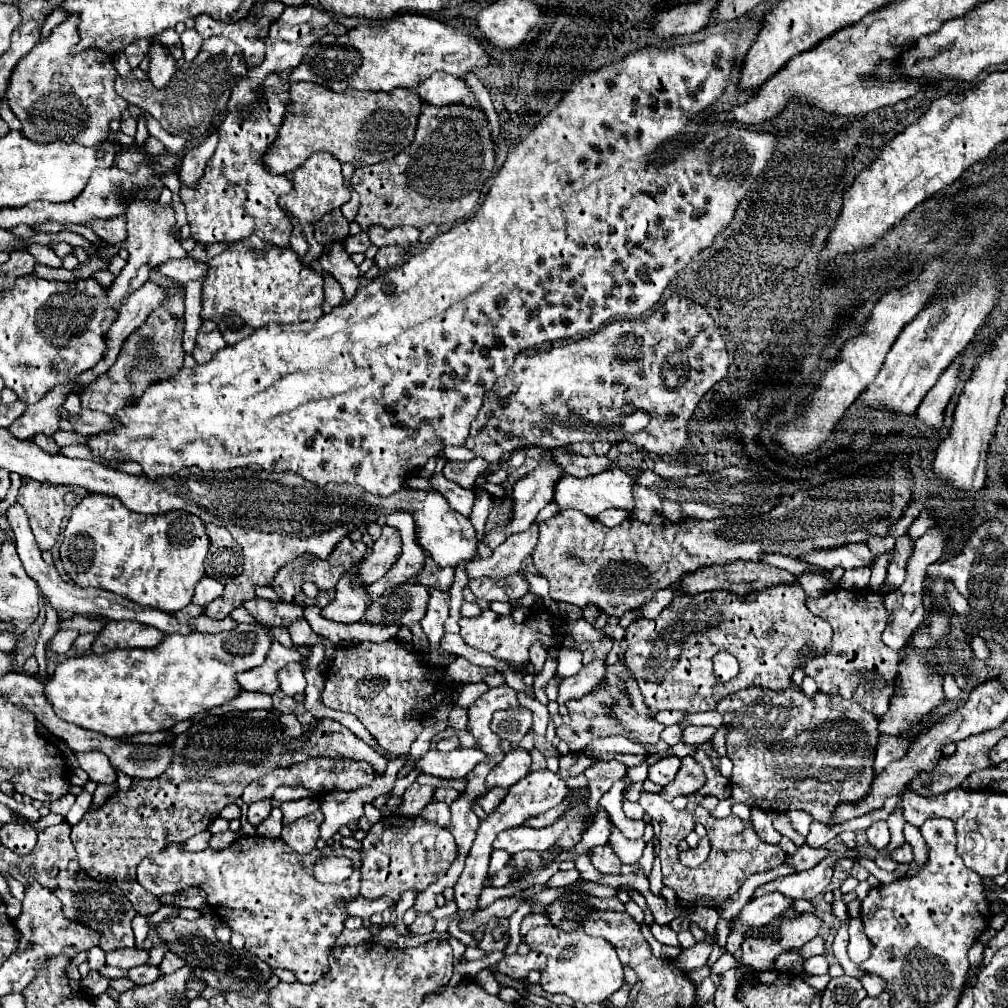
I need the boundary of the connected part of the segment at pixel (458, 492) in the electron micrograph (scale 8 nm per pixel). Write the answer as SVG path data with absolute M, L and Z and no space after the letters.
M442 473L432 475L430 481L432 481L434 489L448 499L448 503L452 505L454 511L462 513L464 517L470 517L472 505L476 503L476 489L464 489L462 485L454 483L454 481L448 481Z

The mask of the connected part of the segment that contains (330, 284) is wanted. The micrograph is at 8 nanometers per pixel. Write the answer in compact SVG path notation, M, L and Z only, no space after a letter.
M324 273L324 295L326 295L326 303L330 307L338 307L344 301L344 291L340 287L340 283L336 279L332 279L332 275Z

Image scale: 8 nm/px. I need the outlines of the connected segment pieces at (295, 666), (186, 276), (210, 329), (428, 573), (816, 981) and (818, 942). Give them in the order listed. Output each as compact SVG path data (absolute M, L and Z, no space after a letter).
M290 663L288 667L284 667L284 671L280 671L280 675L278 675L278 681L280 681L280 689L286 695L290 695L290 697L304 695L306 679L304 679L300 663Z
M192 257L186 259L170 259L168 263L158 265L158 271L172 277L174 281L186 285L188 281L198 281L208 273L208 263L196 261Z
M202 321L200 329L198 329L198 337L196 337L196 347L194 347L194 359L198 363L208 363L216 351L224 349L226 341L220 335L216 323L212 321Z
M424 551L424 555L426 555L426 563L414 579L426 587L436 587L436 589L446 591L450 587L450 583L454 581L454 569L452 567L436 567L436 563L428 555L428 551Z
M800 973L800 977L810 985L810 987L814 987L814 989L824 989L826 985L828 985L828 981L830 981L830 975L822 975L822 977L812 977L812 975L806 975L806 973Z
M816 937L812 941L808 941L804 947L798 949L798 955L808 959L808 957L814 957L814 955L822 955L824 953L824 939L822 937Z

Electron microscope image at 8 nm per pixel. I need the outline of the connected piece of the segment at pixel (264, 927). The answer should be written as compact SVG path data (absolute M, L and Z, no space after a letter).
M260 835L240 837L240 841L234 841L226 851L204 849L200 853L184 853L180 845L172 845L168 851L148 855L140 861L138 883L152 895L176 893L192 885L204 889L208 905L232 931L246 937L246 951L258 955L272 969L290 969L302 983L316 983L328 971L330 949L348 917L336 903L340 899L354 899L360 889L358 851L340 851L340 855L352 861L352 877L338 885L322 885L316 881L314 865L320 855L320 851L300 855L282 839L266 839Z

